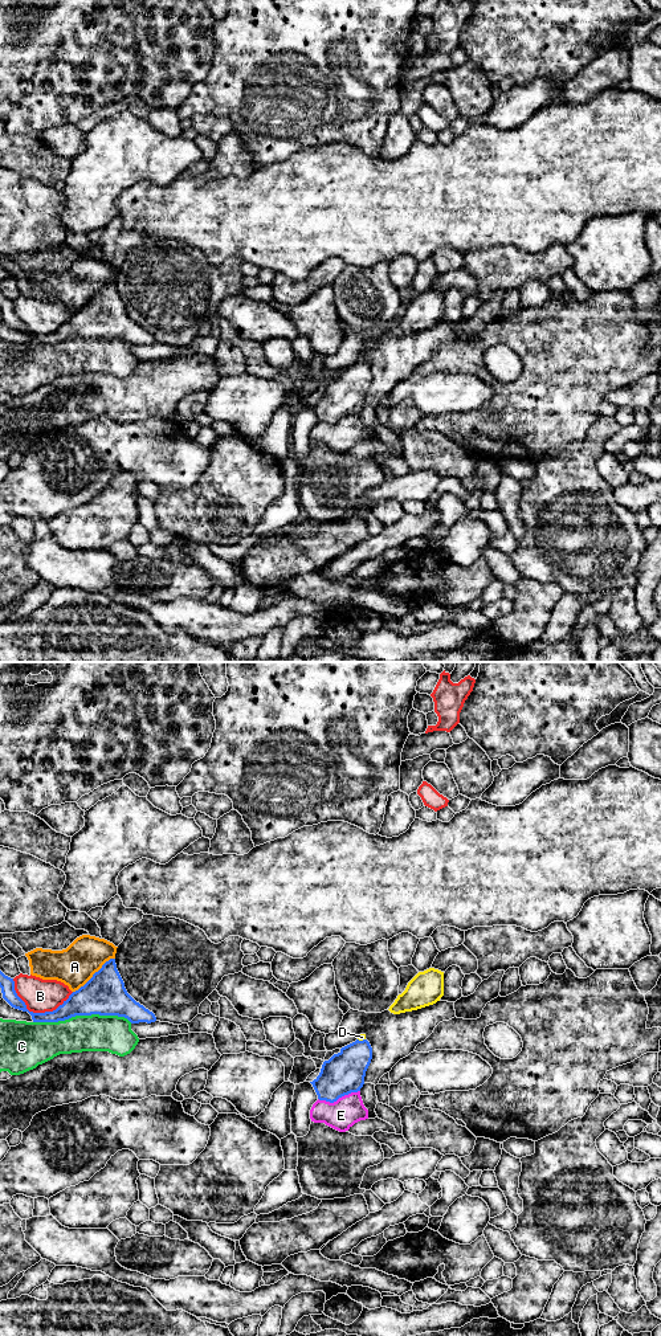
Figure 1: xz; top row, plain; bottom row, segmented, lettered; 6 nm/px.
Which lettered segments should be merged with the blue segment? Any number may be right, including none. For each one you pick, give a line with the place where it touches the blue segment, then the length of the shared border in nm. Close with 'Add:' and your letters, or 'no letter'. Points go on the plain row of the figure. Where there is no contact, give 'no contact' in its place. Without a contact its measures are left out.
D: meets blue in xz at (363, 362); contact 50 nm long
Add: D

